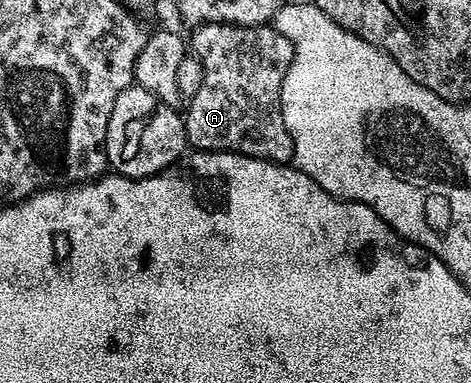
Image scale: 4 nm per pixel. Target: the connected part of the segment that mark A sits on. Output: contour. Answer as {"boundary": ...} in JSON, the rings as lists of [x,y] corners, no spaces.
{"boundary":[[[205,23],[196,27],[189,35],[189,51],[196,59],[201,61],[203,76],[201,77],[201,89],[197,89],[195,95],[190,96],[185,110],[185,126],[187,128],[187,142],[197,151],[234,151],[236,155],[248,155],[254,159],[267,159],[270,163],[290,164],[295,158],[295,146],[291,140],[289,129],[285,125],[285,117],[281,113],[281,89],[285,81],[285,73],[289,73],[289,65],[293,61],[293,45],[289,37],[285,37],[274,25],[261,27],[239,27],[235,23]]]}

